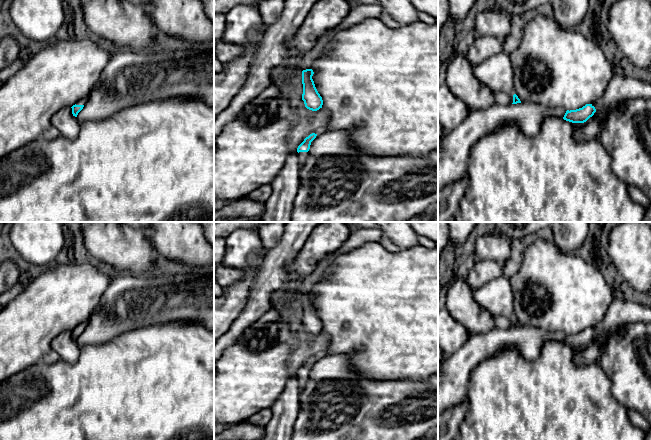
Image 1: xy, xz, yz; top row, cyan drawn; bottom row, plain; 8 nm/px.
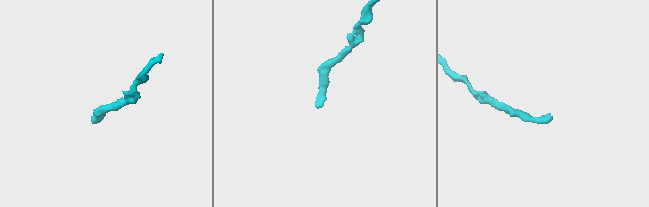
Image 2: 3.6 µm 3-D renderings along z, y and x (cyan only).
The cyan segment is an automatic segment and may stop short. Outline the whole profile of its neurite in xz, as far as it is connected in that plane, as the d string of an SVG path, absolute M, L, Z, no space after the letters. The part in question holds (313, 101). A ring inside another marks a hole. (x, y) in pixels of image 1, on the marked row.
M306 69L302 71L302 100L304 101L307 109L317 111L322 108L323 100L315 87L312 79L313 74L314 72L312 69Z

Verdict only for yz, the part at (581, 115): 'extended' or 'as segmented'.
extended

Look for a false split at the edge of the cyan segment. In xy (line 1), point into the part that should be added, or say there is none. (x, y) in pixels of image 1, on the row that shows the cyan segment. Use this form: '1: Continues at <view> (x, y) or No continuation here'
1: Continues at xy (82, 102)

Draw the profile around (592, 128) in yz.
M627 99L618 100L610 105L599 107L594 115L586 122L581 123L580 127L573 132L573 139L577 143L583 143L593 138L599 138L604 127L604 120L598 116L602 114L609 116L614 108L621 108L626 104Z

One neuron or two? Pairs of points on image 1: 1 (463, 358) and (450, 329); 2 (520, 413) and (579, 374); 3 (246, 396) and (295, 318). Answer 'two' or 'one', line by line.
1: two
2: one
3: two

